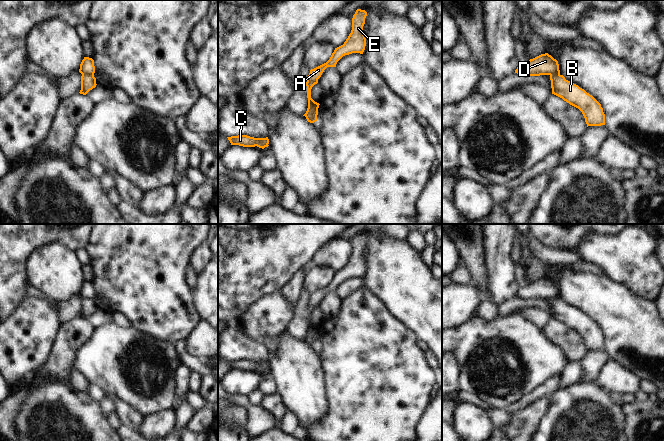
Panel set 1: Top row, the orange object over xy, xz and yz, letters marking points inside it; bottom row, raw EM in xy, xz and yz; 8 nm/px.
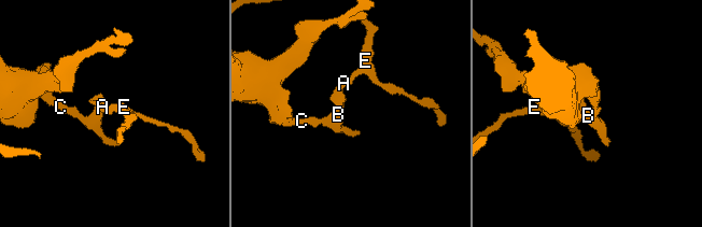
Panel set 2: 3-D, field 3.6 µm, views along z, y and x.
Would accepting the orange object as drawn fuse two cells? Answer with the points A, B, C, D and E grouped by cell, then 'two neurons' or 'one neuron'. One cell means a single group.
A D E / B C | two neurons

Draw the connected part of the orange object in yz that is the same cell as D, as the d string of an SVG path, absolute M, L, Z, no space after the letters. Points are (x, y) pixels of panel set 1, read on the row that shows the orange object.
M548 53L541 54L526 63L519 64L515 70L520 76L559 75L559 64Z

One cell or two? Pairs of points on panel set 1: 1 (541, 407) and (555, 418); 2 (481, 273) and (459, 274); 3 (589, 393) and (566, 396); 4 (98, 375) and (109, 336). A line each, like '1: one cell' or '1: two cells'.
1: two cells
2: two cells
3: one cell
4: one cell

